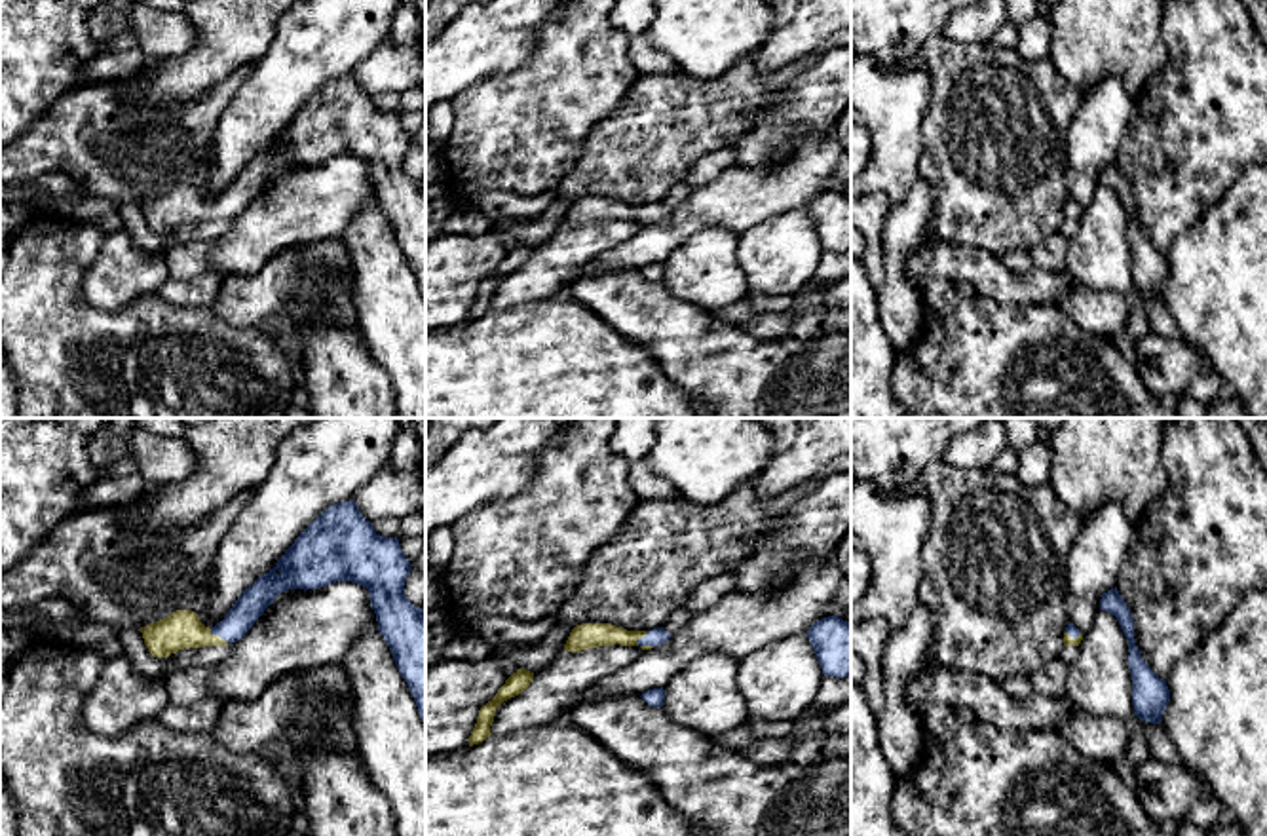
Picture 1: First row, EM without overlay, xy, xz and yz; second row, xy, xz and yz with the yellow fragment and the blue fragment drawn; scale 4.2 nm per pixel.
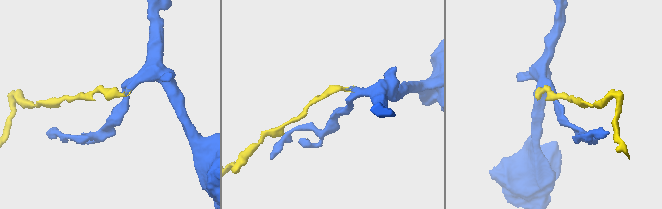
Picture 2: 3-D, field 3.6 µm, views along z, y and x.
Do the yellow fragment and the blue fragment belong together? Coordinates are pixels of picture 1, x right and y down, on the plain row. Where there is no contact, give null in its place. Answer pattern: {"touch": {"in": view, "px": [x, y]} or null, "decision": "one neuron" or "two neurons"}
{"touch": {"in": "xz", "px": [644, 221]}, "decision": "one neuron"}

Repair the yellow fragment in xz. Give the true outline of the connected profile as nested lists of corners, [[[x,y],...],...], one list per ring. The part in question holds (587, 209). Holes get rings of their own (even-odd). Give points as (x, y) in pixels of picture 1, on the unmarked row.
[[[581,198],[576,200],[564,218],[568,226],[581,226],[598,220],[640,220],[642,224],[652,224],[665,218],[671,209],[663,203],[652,205],[627,205],[612,198]]]

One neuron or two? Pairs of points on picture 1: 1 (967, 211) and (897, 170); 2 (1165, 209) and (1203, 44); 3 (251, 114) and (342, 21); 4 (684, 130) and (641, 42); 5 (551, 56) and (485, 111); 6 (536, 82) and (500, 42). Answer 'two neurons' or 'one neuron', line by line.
1: two neurons
2: one neuron
3: one neuron
4: two neurons
5: one neuron
6: two neurons

